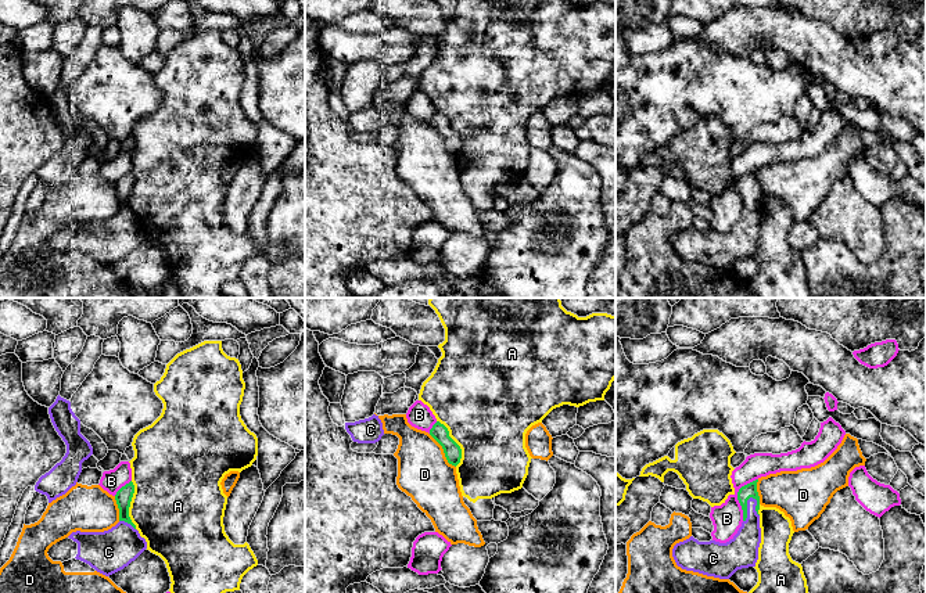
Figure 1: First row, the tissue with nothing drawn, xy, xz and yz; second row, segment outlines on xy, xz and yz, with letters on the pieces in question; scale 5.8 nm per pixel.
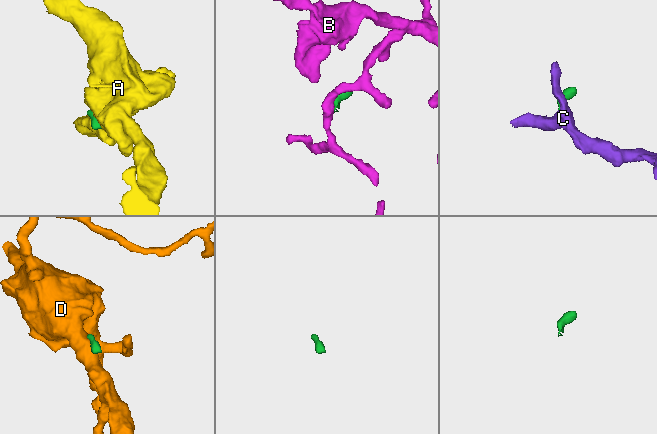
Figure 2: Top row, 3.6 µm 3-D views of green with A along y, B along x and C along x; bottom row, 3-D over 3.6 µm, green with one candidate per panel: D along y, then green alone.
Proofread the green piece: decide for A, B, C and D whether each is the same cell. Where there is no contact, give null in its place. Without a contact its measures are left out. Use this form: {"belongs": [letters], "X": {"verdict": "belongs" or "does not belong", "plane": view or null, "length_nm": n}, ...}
{"belongs": ["C"], "A": {"verdict": "does not belong", "plane": "xz", "length_nm": 300}, "B": {"verdict": "does not belong", "plane": "yz", "length_nm": 260}, "C": {"verdict": "belongs", "plane": "yz", "length_nm": 160}, "D": {"verdict": "does not belong", "plane": "xz", "length_nm": 260}}

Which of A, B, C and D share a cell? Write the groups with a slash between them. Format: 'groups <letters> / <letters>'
groups A / B / C / D

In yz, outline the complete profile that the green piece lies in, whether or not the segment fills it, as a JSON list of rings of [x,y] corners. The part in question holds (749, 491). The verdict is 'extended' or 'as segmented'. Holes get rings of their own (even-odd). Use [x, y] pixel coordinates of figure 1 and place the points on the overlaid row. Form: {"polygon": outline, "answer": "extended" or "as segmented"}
{"polygon": [[[758,479],[742,486],[737,500],[743,510],[743,522],[737,533],[726,543],[699,542],[693,536],[672,549],[678,567],[707,576],[729,579],[737,569],[755,567],[761,543]]], "answer": "extended"}

